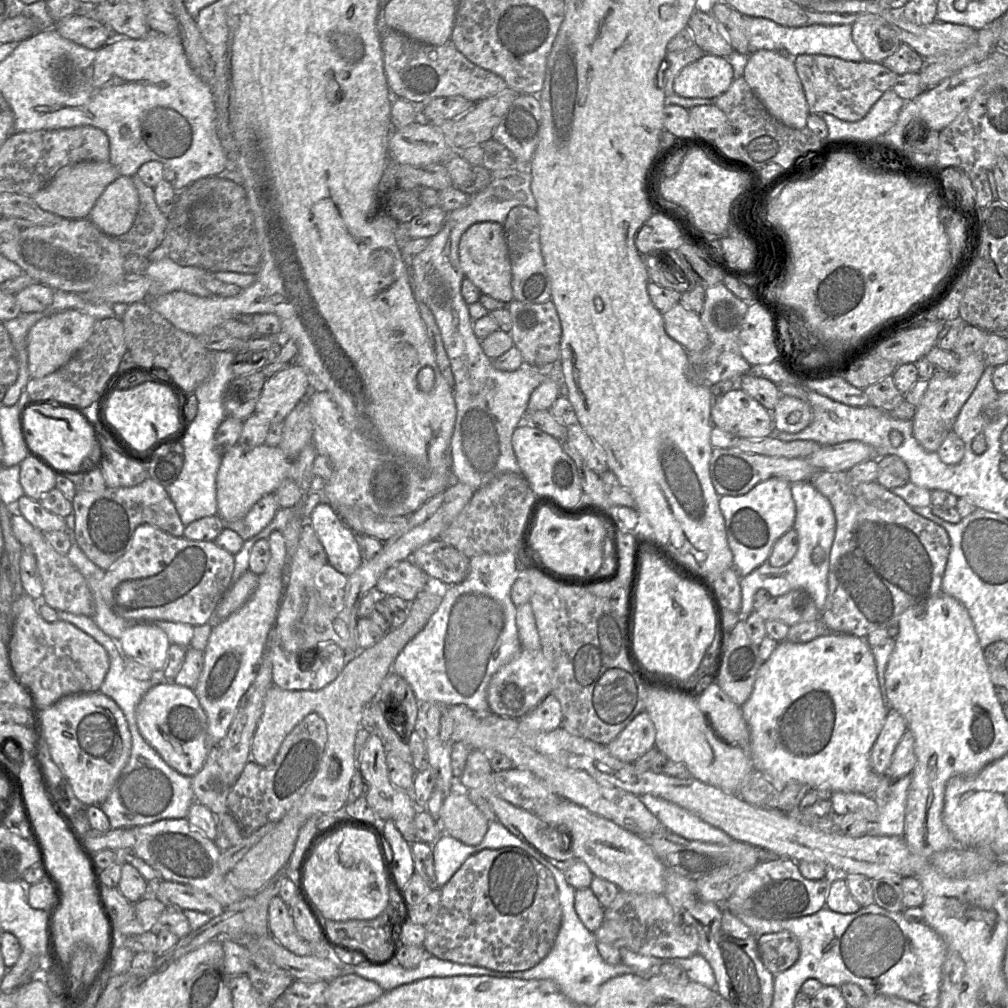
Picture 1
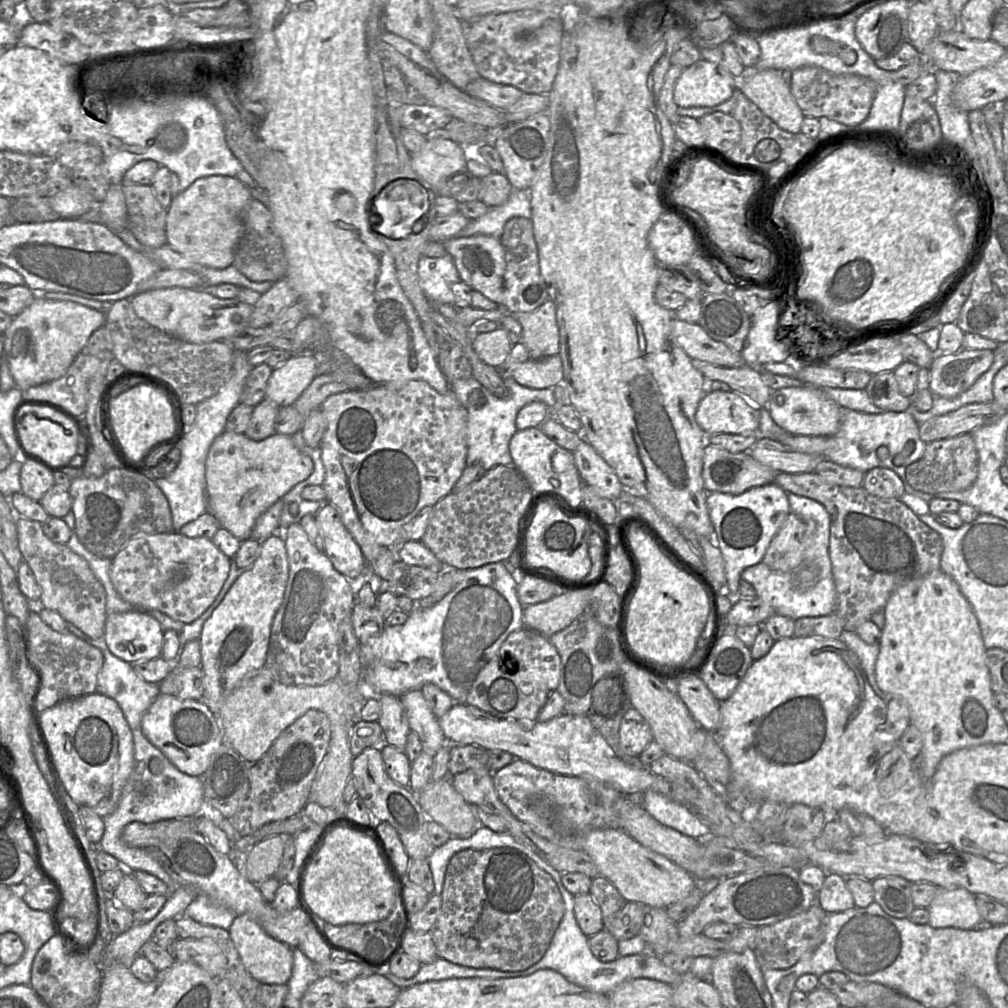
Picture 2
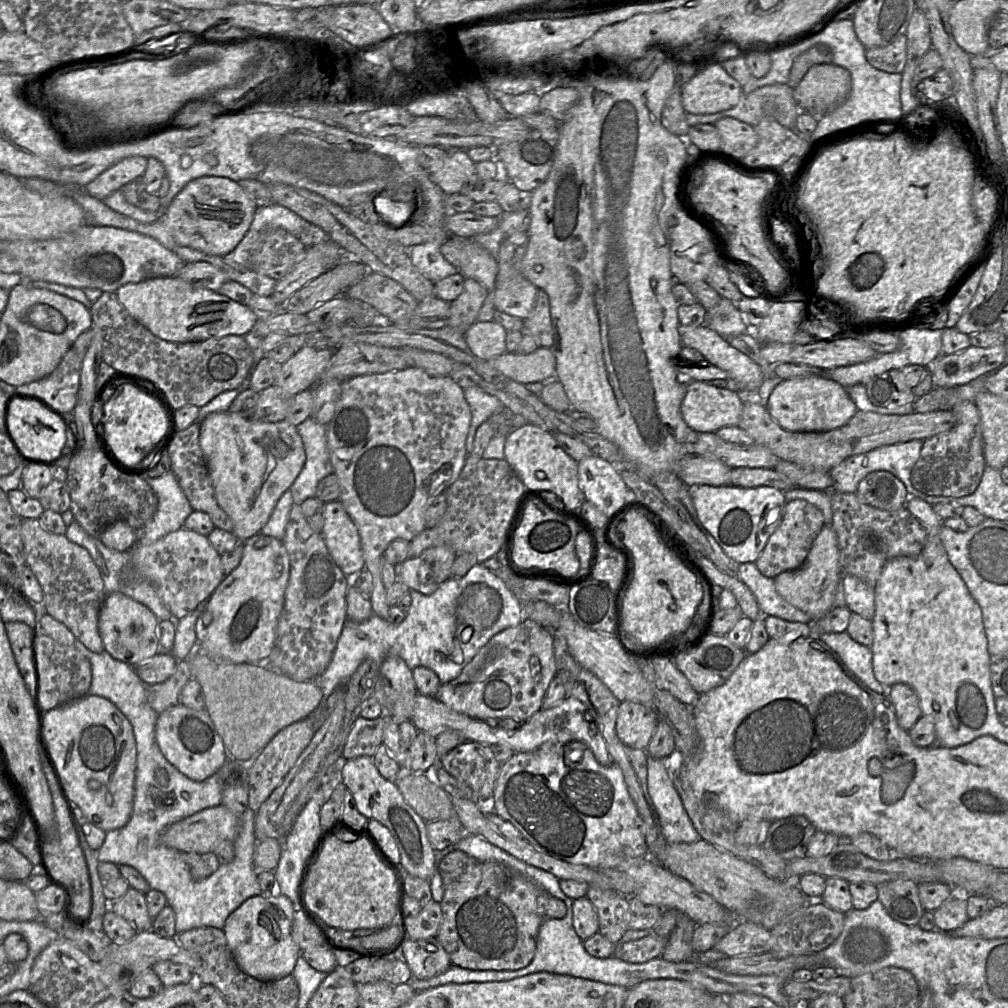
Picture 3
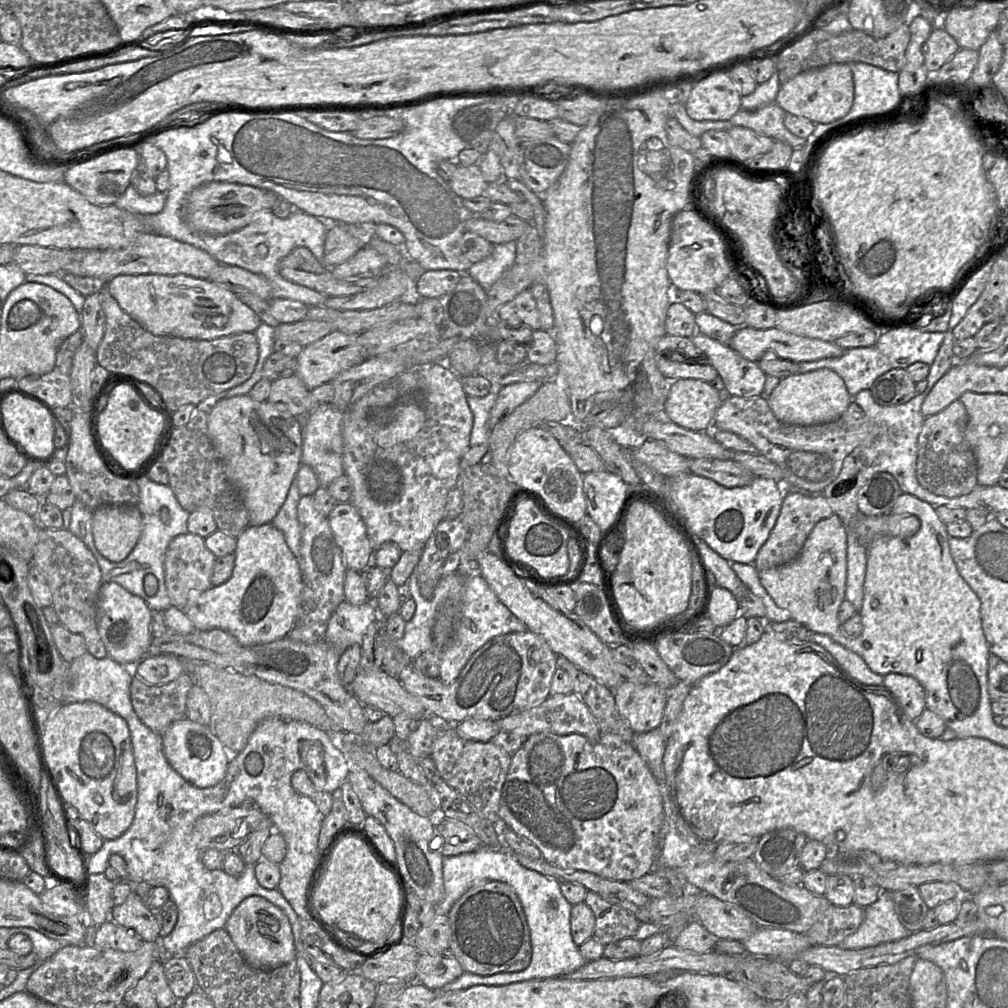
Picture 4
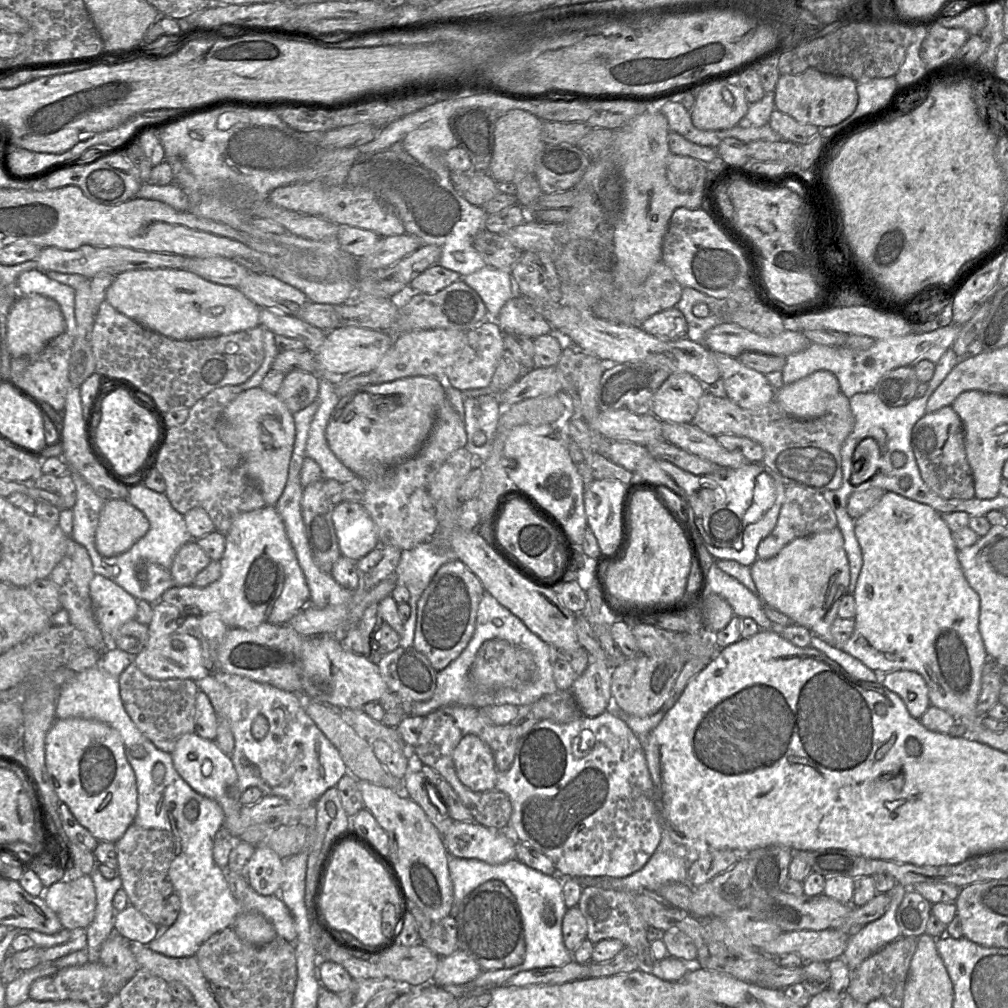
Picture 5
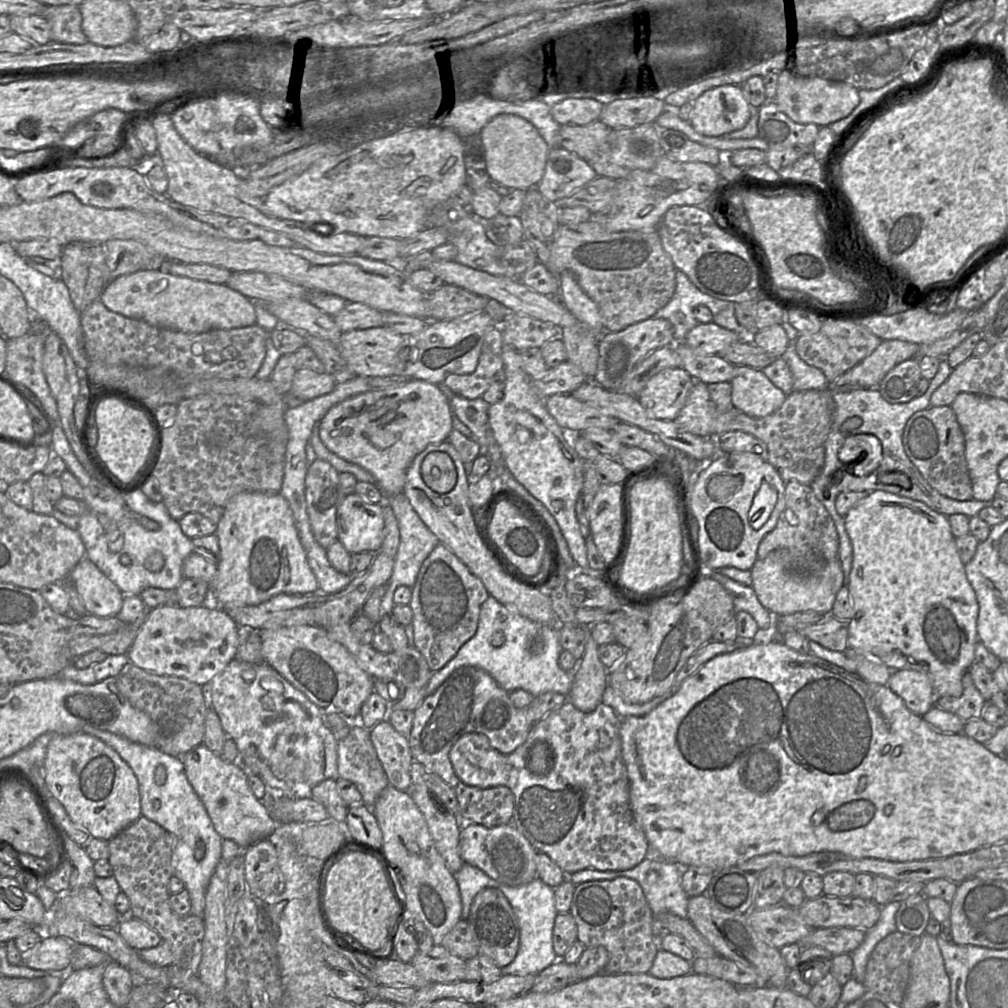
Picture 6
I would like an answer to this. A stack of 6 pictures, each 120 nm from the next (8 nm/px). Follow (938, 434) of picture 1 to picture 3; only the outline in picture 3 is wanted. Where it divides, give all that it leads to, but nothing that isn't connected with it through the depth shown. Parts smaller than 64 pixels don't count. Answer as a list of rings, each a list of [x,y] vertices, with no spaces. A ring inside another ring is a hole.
[[[1004,344],[988,348],[969,346],[954,354],[941,354],[929,368],[934,387],[952,388],[986,377],[1006,363]]]

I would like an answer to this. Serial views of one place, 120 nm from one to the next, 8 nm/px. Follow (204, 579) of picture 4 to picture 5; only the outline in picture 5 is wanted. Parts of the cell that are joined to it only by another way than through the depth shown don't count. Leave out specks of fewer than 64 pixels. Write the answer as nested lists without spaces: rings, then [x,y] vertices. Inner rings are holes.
[[[196,540],[183,544],[177,550],[171,566],[171,575],[175,586],[193,585],[196,575],[211,561]]]

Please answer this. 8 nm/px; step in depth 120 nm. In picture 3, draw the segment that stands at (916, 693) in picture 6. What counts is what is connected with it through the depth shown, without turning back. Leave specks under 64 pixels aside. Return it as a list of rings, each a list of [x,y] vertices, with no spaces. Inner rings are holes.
[[[895,683],[887,687],[898,725],[908,731],[922,715],[919,698],[907,684]]]

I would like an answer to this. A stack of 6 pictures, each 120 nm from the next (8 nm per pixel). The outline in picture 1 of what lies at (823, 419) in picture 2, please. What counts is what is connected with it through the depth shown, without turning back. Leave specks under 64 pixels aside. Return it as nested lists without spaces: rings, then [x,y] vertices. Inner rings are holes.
[[[781,395],[773,411],[776,431],[797,433],[813,421],[813,410],[806,401],[788,395]]]

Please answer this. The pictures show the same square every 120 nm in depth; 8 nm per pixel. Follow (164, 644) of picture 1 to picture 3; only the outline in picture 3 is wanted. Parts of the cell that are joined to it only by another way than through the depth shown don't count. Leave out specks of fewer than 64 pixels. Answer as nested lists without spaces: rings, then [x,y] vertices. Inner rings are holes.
[[[121,592],[106,595],[98,617],[98,629],[105,650],[117,660],[137,666],[160,651],[158,618],[145,605]]]

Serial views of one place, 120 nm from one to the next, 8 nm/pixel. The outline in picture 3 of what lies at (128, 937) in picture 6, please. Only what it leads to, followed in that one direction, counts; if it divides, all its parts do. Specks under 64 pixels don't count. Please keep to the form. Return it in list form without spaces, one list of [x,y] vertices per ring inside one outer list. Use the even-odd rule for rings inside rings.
[[[129,887],[125,895],[111,903],[109,908],[131,923],[137,931],[151,930],[153,919],[148,914],[144,893]]]

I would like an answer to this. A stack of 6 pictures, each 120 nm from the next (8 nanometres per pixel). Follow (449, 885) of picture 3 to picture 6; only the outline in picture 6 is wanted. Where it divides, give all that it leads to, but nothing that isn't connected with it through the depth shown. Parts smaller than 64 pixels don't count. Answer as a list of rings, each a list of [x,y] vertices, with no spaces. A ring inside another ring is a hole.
[[[484,888],[474,898],[466,919],[474,928],[479,942],[479,954],[492,959],[503,968],[510,964],[519,950],[520,931],[514,911],[505,895],[496,888]]]

